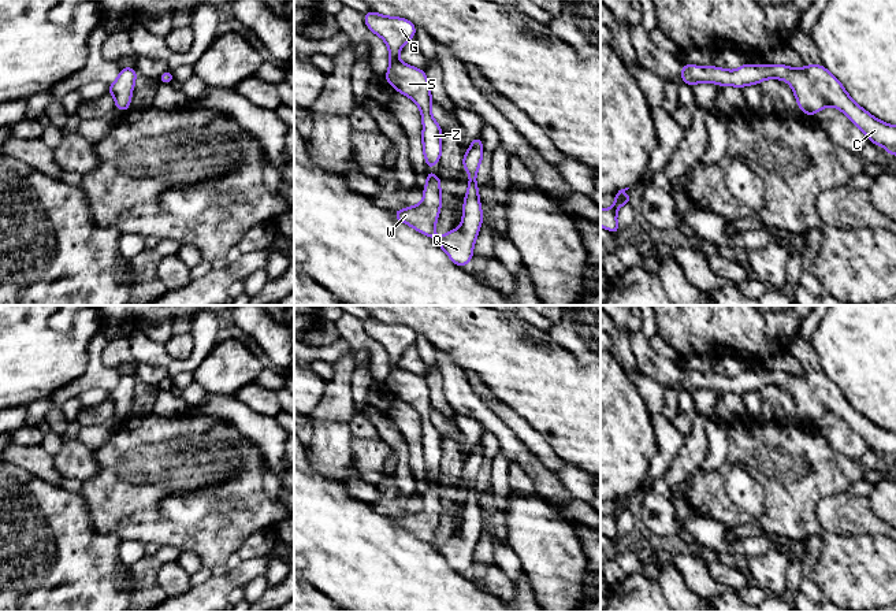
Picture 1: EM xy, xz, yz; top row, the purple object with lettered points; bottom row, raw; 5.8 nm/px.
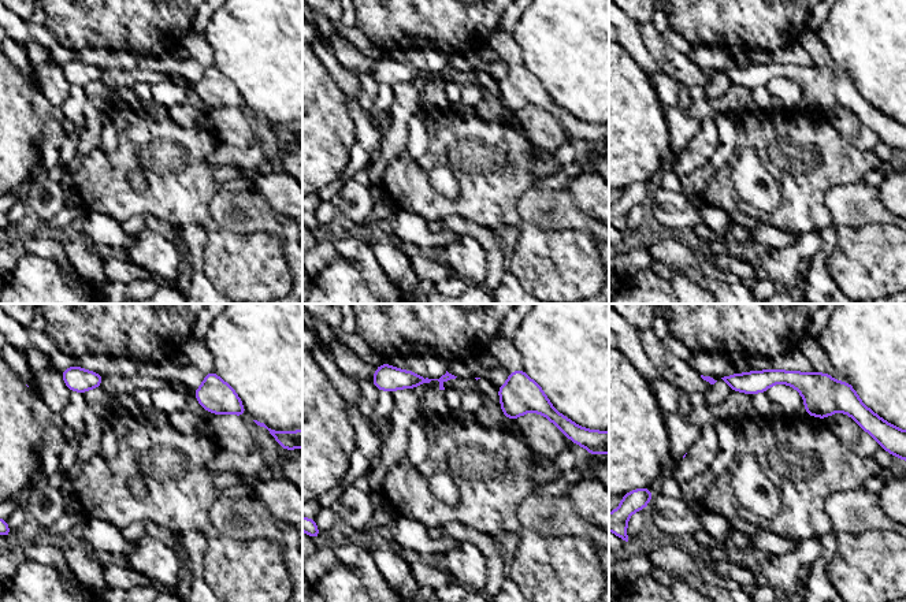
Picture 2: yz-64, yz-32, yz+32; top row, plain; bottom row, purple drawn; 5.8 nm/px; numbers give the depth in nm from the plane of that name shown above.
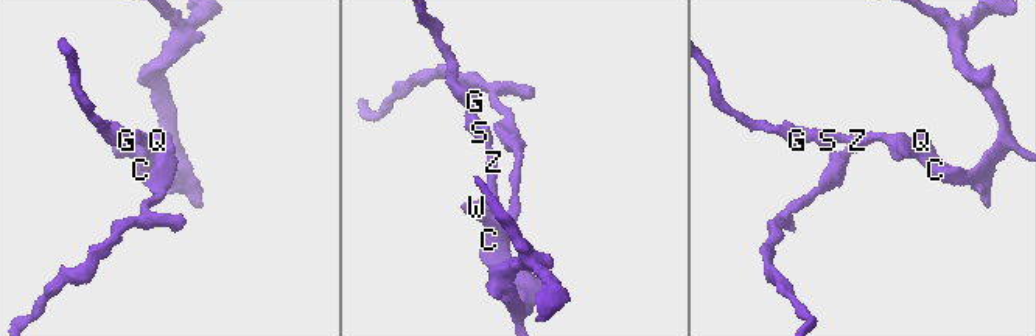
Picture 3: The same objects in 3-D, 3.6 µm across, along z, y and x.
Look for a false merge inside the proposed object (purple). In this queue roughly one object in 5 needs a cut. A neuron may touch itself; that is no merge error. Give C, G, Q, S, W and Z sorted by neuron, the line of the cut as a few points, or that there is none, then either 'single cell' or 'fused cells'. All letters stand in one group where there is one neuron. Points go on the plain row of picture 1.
groups C G Q S W Z; cut none; single cell

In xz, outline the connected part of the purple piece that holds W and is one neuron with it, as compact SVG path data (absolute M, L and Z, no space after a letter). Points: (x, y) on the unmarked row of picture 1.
M373 316L363 322L369 337L382 344L388 355L390 374L384 386L402 401L412 405L421 418L423 426L423 460L427 470L427 490L423 494L424 507L405 516L393 518L395 526L409 531L421 541L431 544L450 564L450 567L464 575L473 564L473 552L483 528L483 519L479 505L476 483L483 467L483 448L477 442L471 448L471 453L462 463L462 474L468 478L469 489L464 504L464 522L461 533L453 535L442 544L435 542L435 531L439 516L443 512L440 501L442 485L428 476L440 468L442 463L442 434L431 420L434 407L424 377L405 371L398 366L398 360L405 349L414 345L416 333L413 329L398 324L384 323Z

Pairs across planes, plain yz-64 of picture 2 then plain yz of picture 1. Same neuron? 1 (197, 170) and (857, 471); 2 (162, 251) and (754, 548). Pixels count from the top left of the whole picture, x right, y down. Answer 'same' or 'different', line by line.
1: same
2: different

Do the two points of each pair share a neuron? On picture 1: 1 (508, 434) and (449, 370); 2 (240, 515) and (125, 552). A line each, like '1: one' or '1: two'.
1: one
2: two

